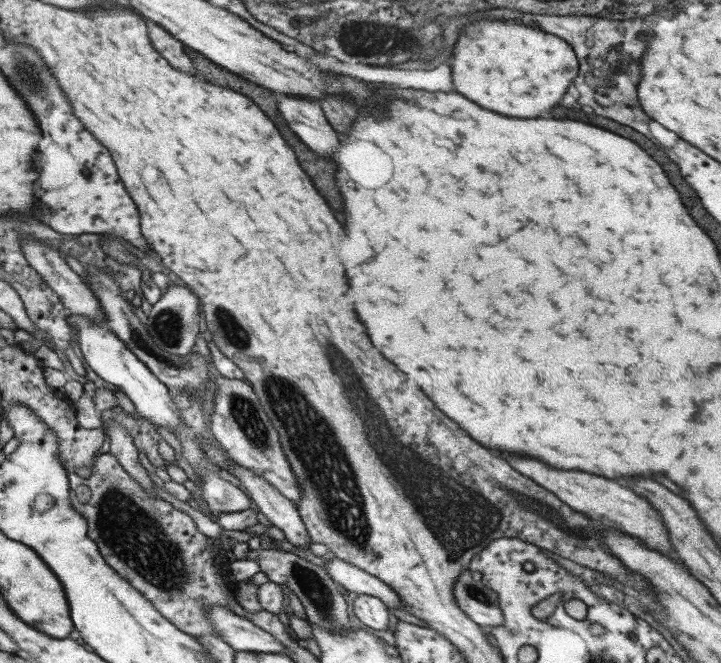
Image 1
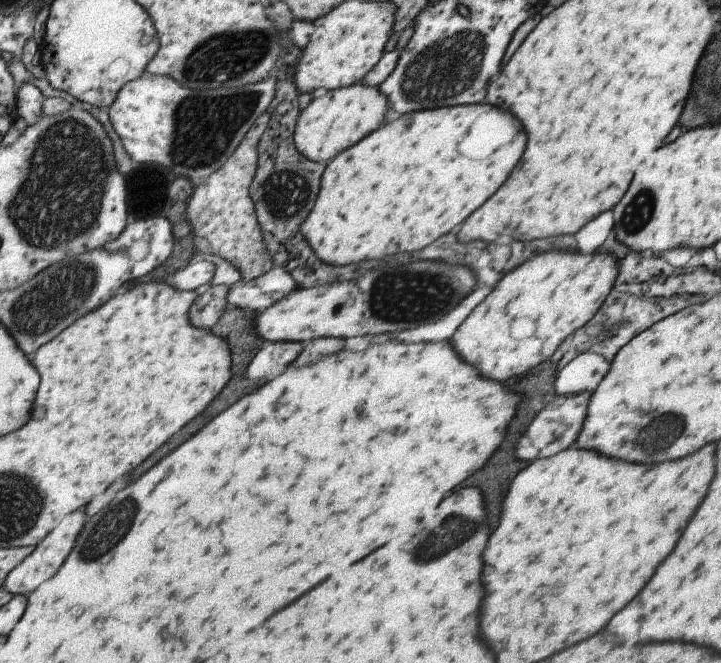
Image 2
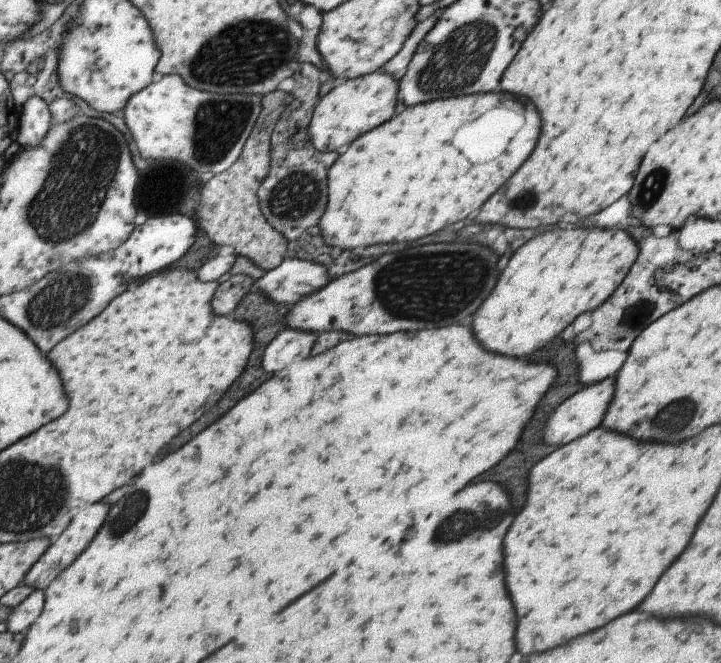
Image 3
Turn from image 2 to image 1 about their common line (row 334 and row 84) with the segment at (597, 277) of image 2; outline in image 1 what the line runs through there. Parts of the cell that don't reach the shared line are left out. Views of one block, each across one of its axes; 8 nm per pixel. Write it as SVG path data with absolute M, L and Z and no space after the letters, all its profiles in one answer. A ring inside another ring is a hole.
M477 18L463 26L449 58L453 86L467 100L497 114L515 118L537 118L555 106L569 82L577 76L573 48L549 32L529 28L511 20Z

